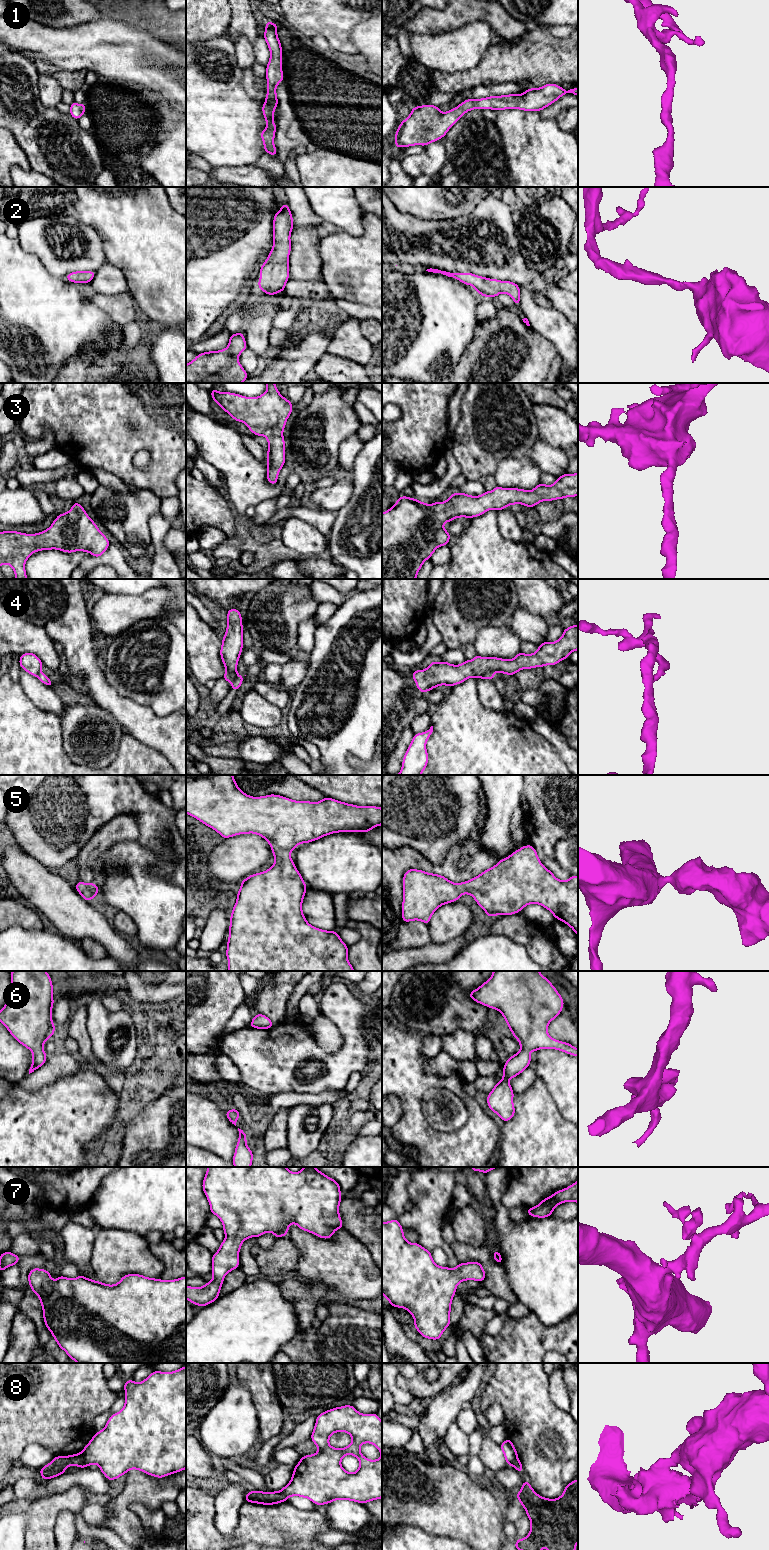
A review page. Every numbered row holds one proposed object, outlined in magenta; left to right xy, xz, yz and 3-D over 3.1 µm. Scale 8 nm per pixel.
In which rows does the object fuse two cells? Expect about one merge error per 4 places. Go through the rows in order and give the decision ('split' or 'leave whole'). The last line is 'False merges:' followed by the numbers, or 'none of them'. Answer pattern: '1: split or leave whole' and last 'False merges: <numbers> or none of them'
1: leave whole
2: leave whole
3: leave whole
4: split
5: leave whole
6: leave whole
7: leave whole
8: split
False merges: 4, 8

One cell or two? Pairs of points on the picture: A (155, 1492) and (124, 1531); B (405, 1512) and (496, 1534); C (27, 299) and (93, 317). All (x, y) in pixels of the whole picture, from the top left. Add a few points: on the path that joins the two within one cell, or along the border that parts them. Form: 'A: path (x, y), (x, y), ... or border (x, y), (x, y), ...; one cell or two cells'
A: path (141, 1492), (136, 1492), (124, 1504), (124, 1517); one cell
B: path (428, 1512), (467, 1512), (473, 1518); one cell
C: path (43, 315), (45, 317), (77, 317); one cell

